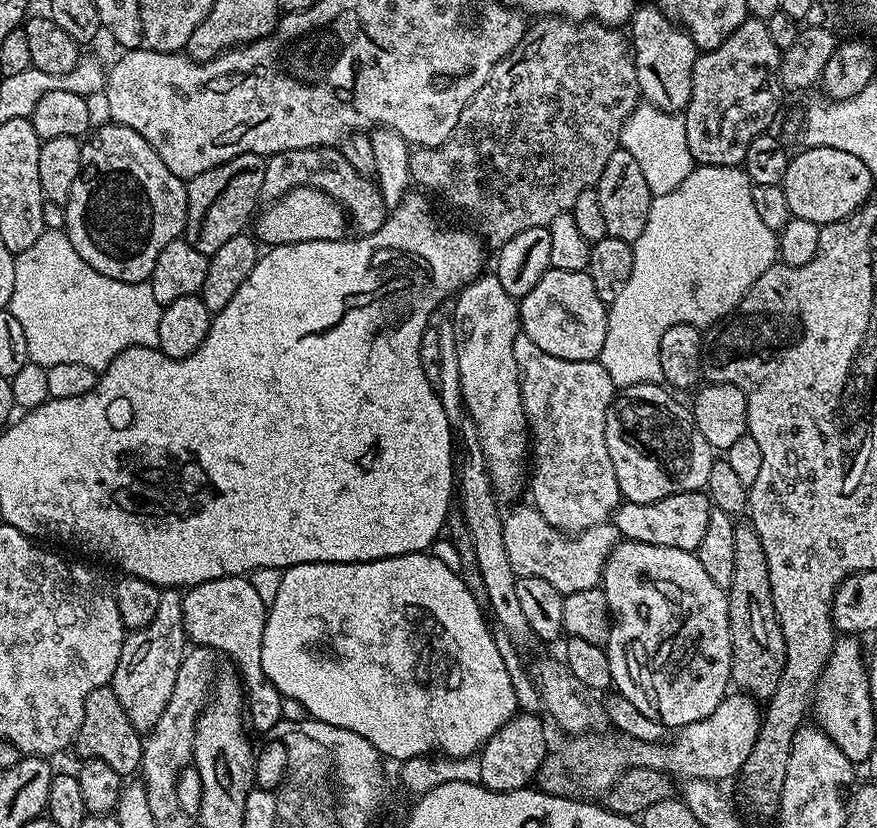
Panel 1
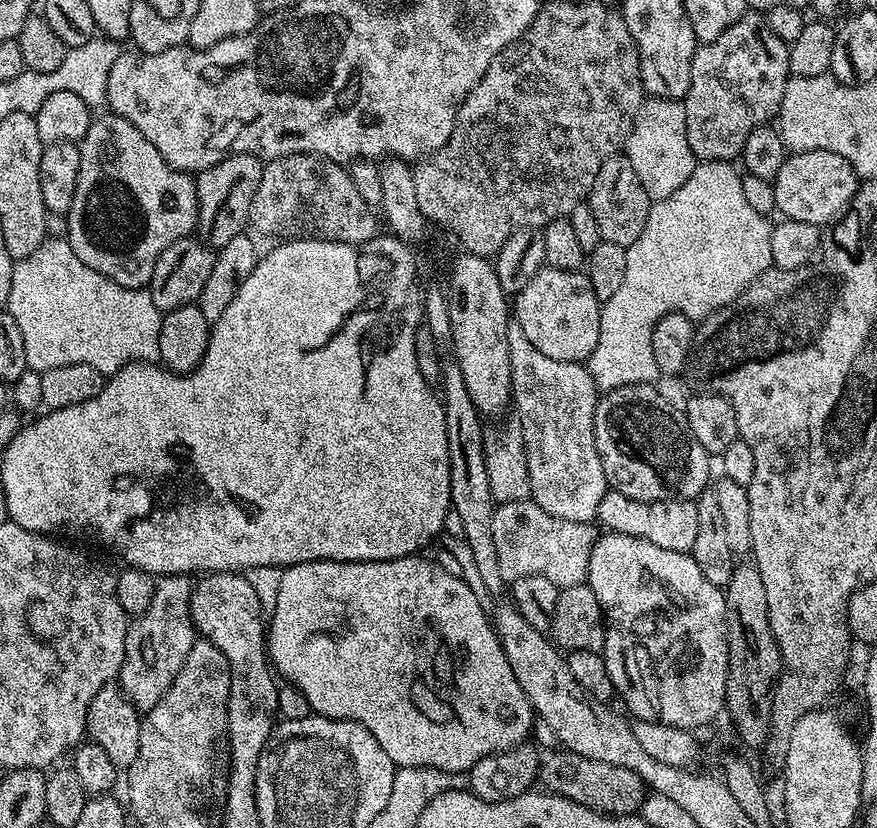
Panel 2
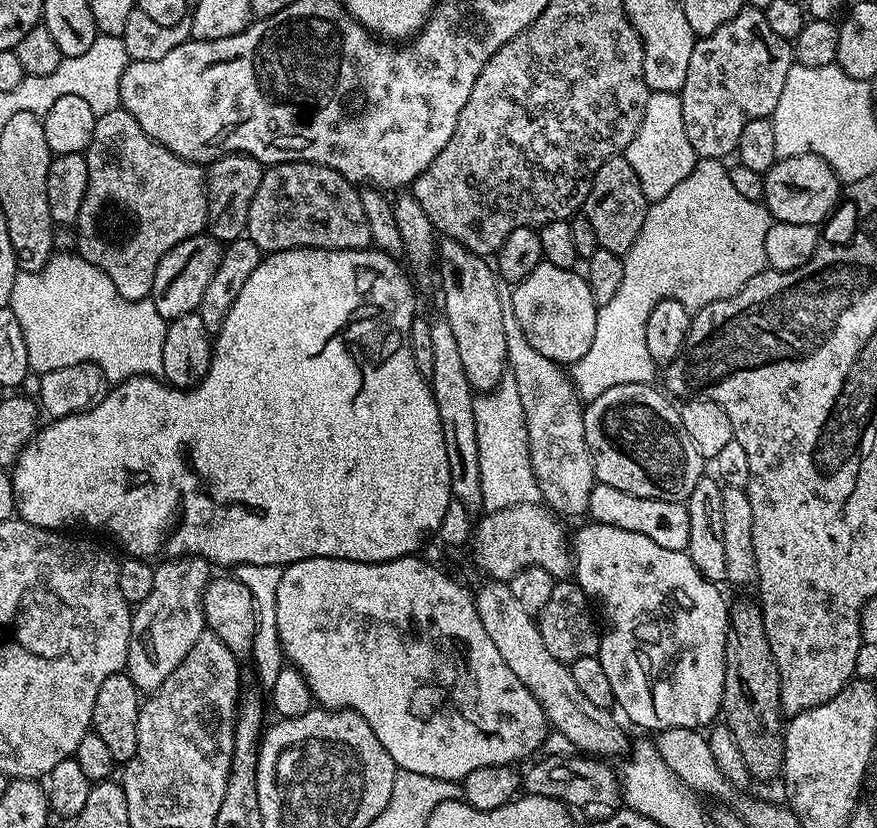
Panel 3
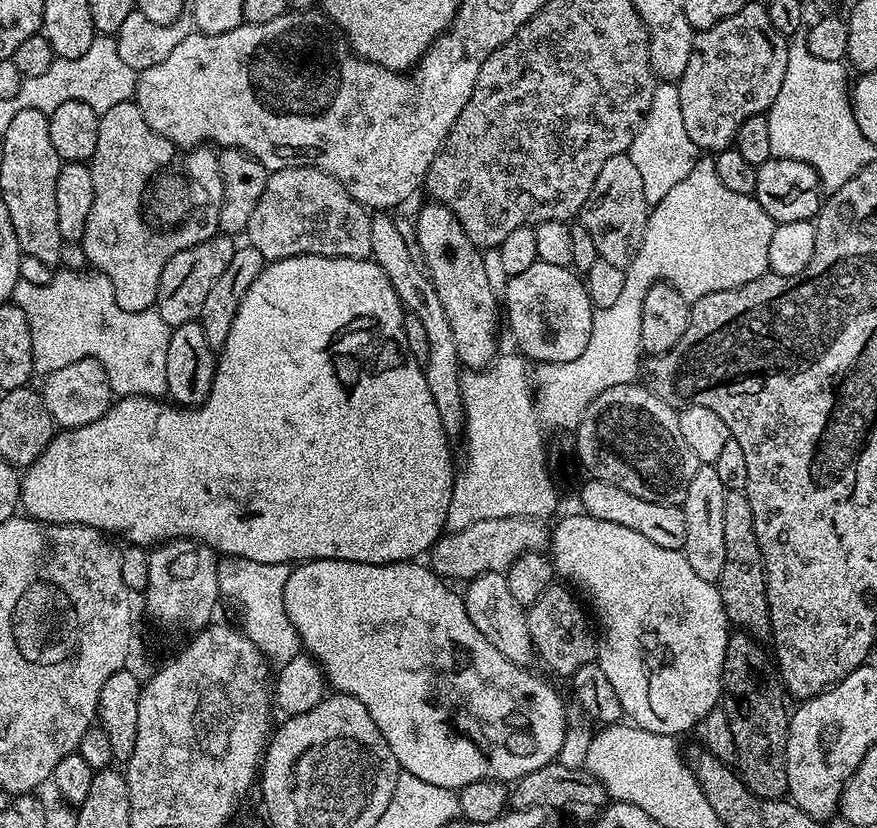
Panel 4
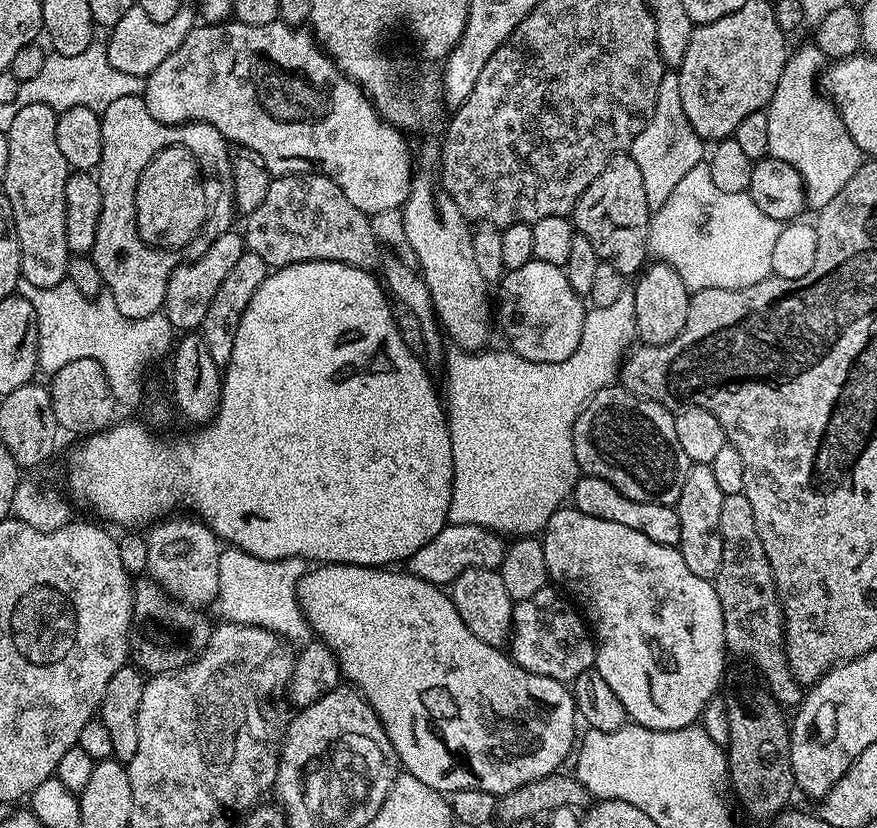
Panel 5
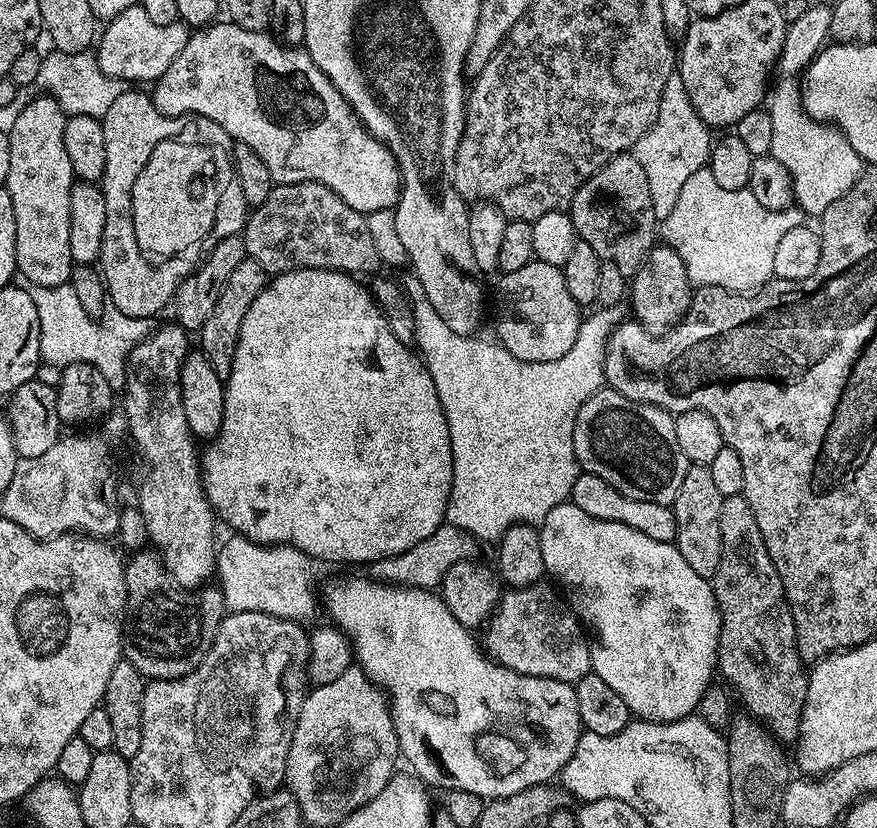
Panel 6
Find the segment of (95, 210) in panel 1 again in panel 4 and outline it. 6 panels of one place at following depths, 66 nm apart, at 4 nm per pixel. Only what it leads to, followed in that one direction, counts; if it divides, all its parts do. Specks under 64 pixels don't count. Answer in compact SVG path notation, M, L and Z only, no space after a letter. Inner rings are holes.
M126 100L113 106L99 115L98 143L94 146L94 154L90 161L92 177L94 178L94 203L90 206L90 214L86 218L86 230L82 241L89 265L101 276L110 278L110 286L114 286L114 298L122 310L141 312L152 308L158 294L158 278L162 278L162 266L178 250L186 250L190 246L198 246L198 242L208 240L214 235L212 231L212 216L208 220L200 220L200 224L189 224L186 219L171 230L155 232L144 221L146 216L146 200L144 191L149 191L154 178L159 177L171 162L172 155L178 152L176 145L162 138L162 134L154 134L150 126L146 126L146 118L142 118L142 110L132 100Z

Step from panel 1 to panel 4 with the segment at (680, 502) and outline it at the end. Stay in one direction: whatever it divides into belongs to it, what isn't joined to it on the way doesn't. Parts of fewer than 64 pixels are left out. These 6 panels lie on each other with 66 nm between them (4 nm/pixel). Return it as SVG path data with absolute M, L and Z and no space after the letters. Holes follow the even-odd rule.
M585 479L580 488L579 511L590 518L602 518L602 522L615 522L618 526L627 526L629 530L638 530L650 538L657 546L666 546L666 550L675 552L683 549L686 542L686 518L684 509L678 504L663 504L662 502L646 502L642 498L634 498L627 490L622 490L610 482Z

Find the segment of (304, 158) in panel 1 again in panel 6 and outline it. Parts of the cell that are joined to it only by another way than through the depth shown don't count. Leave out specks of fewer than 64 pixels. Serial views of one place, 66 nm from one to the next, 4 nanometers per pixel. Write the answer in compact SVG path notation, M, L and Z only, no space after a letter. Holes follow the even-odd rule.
M318 182L276 184L270 198L251 209L242 235L247 259L258 262L269 277L307 268L372 274L381 267L367 215L346 206L334 190Z

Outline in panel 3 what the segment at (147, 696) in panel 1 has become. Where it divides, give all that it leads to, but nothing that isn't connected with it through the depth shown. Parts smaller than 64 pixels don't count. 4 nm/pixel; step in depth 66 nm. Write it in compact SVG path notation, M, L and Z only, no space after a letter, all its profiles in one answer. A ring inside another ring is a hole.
M174 556L164 558L154 567L154 586L146 602L135 605L132 613L132 629L130 630L130 646L128 647L127 673L134 682L134 686L140 689L141 693L151 694L156 691L174 670L190 654L190 646L198 642L198 638L206 631L204 623L204 607L202 598L210 579L210 565L207 560L200 556Z

